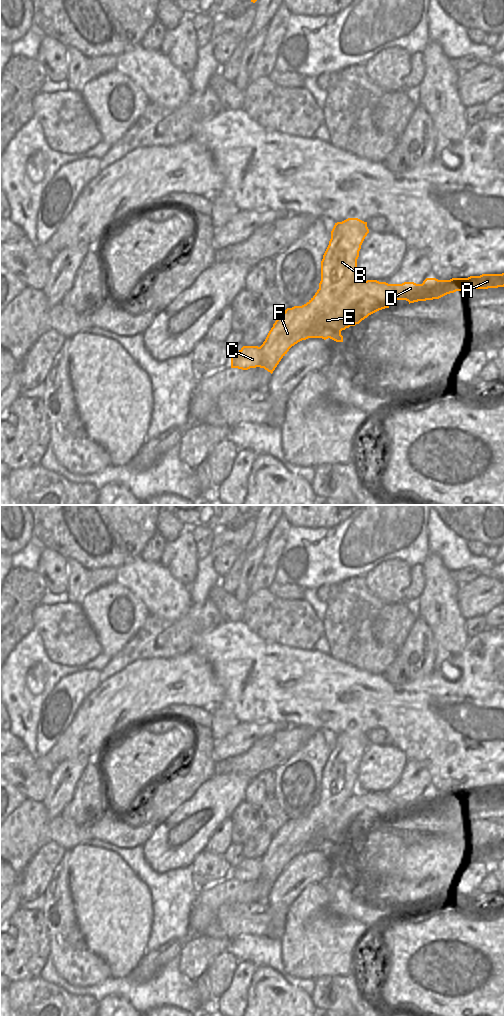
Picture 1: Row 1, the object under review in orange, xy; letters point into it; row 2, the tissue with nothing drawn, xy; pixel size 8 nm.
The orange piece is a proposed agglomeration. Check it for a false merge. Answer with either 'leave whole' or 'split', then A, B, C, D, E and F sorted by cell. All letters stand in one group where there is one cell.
split | A D E / B C F

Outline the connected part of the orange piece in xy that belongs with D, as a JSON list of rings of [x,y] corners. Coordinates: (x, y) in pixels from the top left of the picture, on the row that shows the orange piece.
[[[504,273],[450,280],[426,278],[422,284],[388,284],[377,280],[356,279],[336,306],[326,306],[303,321],[303,340],[330,338],[336,342],[343,342],[342,330],[359,324],[379,310],[389,308],[390,304],[395,306],[397,300],[406,300],[410,304],[439,299],[456,291],[498,287],[504,287]]]

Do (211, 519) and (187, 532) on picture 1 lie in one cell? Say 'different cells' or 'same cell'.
different cells

